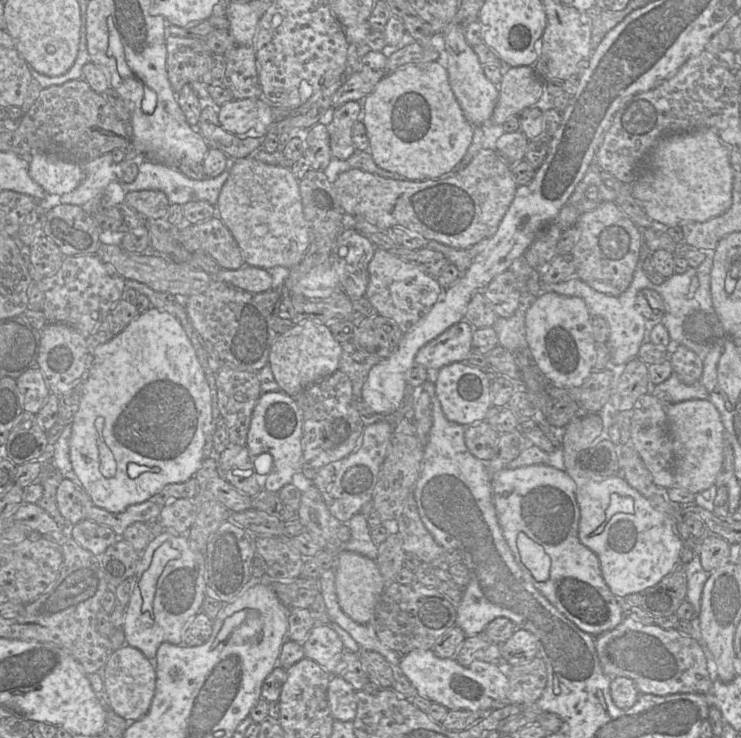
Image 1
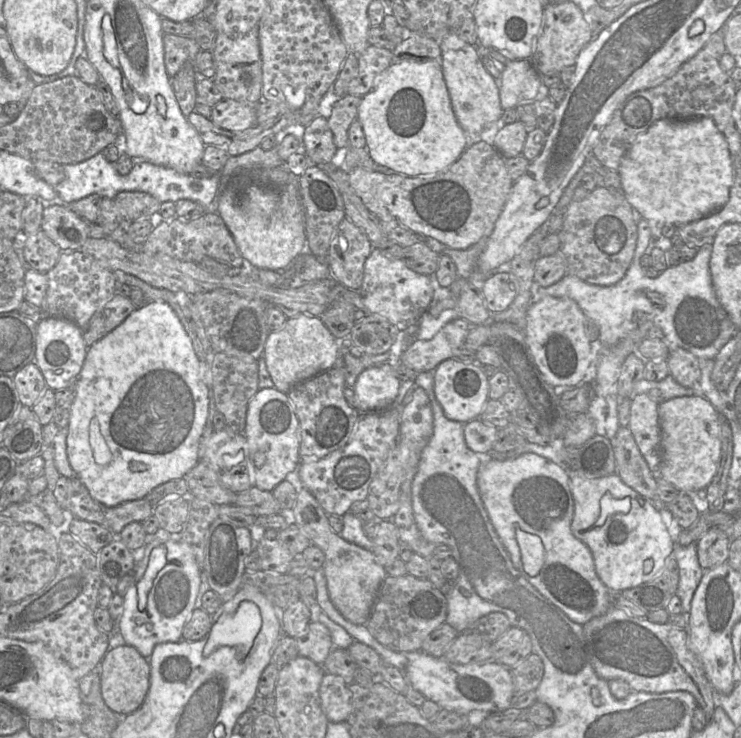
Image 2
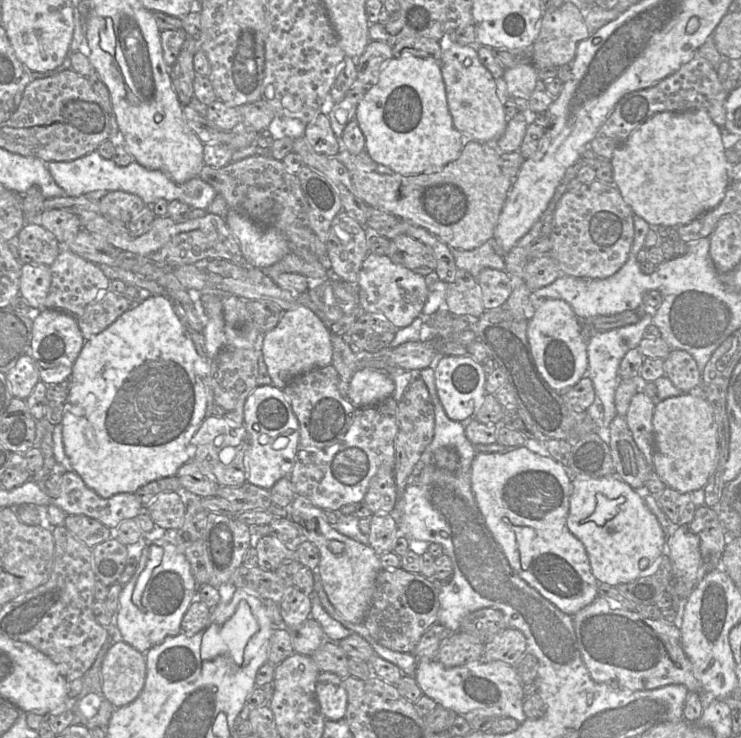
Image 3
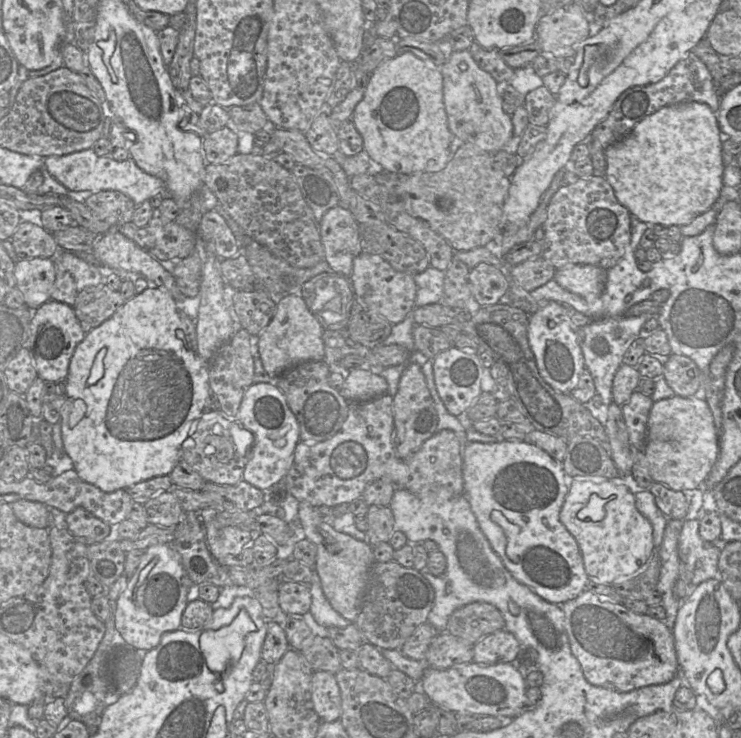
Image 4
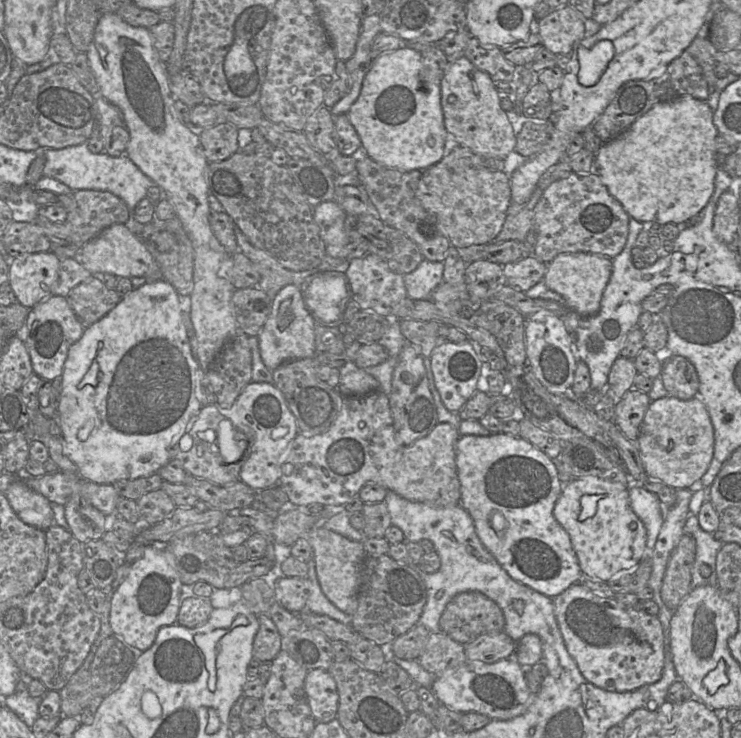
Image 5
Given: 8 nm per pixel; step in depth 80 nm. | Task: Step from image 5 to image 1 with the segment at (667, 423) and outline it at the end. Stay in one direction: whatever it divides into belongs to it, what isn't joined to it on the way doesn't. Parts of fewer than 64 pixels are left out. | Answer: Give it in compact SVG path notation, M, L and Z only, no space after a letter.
M692 399L665 406L674 449L675 486L693 494L713 486L723 467L725 427L716 407L705 399Z

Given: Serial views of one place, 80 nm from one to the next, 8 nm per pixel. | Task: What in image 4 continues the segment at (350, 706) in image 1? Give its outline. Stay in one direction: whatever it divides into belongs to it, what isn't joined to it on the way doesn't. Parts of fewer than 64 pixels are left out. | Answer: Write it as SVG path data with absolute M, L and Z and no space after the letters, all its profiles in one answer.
M314 671L311 678L311 698L321 721L334 722L340 719L341 695L335 674Z

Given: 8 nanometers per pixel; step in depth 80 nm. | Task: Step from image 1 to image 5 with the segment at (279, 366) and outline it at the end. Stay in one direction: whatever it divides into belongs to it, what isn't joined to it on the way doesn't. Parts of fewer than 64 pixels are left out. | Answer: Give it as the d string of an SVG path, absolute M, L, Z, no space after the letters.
M293 284L284 286L272 300L272 309L258 337L258 347L261 359L273 372L285 362L313 358L315 347L316 323L307 311L299 286Z

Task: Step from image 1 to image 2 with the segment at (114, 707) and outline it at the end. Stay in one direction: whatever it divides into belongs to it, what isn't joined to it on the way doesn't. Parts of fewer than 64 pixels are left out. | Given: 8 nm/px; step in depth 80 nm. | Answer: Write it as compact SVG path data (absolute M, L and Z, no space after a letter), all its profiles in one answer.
M130 645L108 650L100 663L100 685L107 706L119 715L136 711L144 702L150 685L150 664L138 650Z

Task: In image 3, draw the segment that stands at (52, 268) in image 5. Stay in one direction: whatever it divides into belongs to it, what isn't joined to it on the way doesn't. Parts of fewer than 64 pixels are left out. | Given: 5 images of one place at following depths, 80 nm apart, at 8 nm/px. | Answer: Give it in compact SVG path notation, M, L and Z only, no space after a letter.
M22 264L20 294L35 309L44 308L51 286L50 267L44 264Z

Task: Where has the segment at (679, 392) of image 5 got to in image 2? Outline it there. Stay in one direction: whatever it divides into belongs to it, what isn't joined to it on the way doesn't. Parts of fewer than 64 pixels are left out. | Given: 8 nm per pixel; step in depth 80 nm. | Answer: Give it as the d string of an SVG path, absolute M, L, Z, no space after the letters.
M671 347L666 359L669 374L680 385L692 388L699 384L701 369L699 359L691 352L680 347Z

